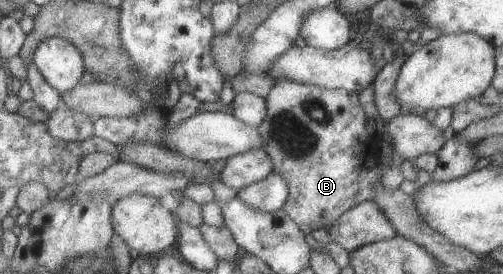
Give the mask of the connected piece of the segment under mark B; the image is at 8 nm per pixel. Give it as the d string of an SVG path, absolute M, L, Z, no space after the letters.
M280 81L272 87L266 99L268 116L259 126L265 137L264 148L273 158L273 172L288 180L290 196L283 209L300 225L302 232L306 234L320 228L328 230L351 208L375 200L382 178L382 152L368 132L368 116L362 109L360 93Z

